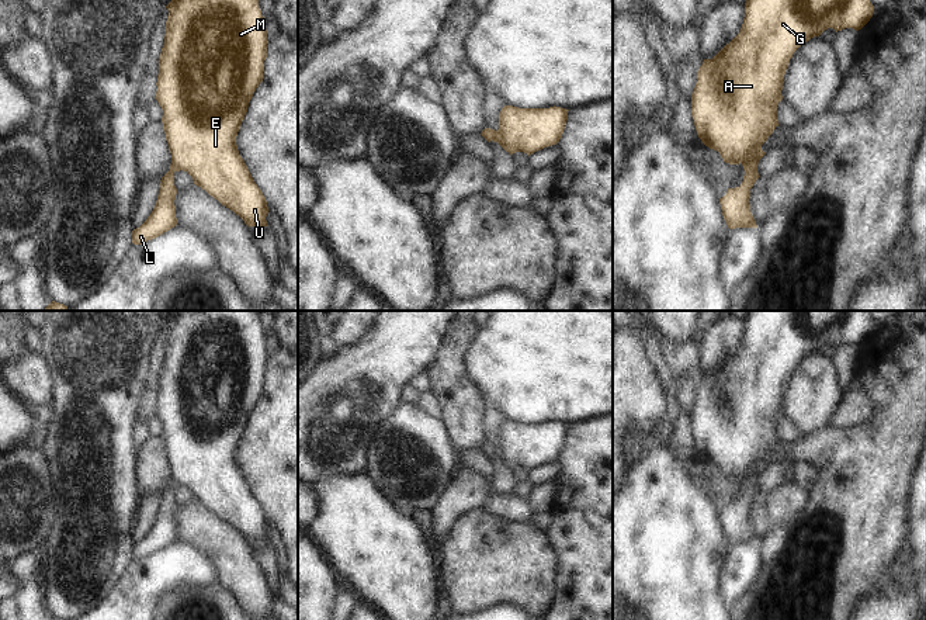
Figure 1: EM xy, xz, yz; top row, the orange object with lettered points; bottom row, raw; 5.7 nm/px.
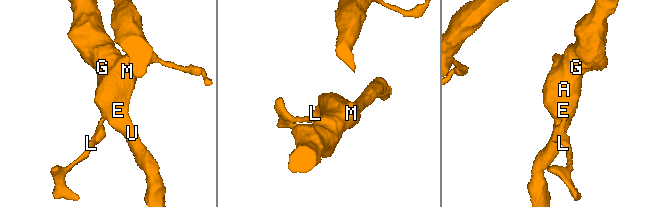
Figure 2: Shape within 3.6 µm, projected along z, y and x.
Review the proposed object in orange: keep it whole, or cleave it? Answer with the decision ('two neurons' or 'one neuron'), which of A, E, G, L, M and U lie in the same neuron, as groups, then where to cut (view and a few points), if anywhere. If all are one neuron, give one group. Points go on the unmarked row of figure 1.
one neuron; groups A E G L M U; cut none

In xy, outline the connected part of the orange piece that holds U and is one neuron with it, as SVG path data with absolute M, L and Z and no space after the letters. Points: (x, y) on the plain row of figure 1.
M177 311L166 323L169 330L155 413L163 425L171 479L160 495L152 529L132 545L132 558L142 560L177 540L174 488L180 485L187 486L195 500L239 530L249 543L268 541L266 512L236 460L249 418L264 394L268 356L259 311Z

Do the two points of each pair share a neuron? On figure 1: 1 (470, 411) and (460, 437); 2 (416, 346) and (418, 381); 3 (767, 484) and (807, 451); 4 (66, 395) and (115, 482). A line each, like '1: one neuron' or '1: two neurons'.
1: one neuron
2: two neurons
3: two neurons
4: one neuron

